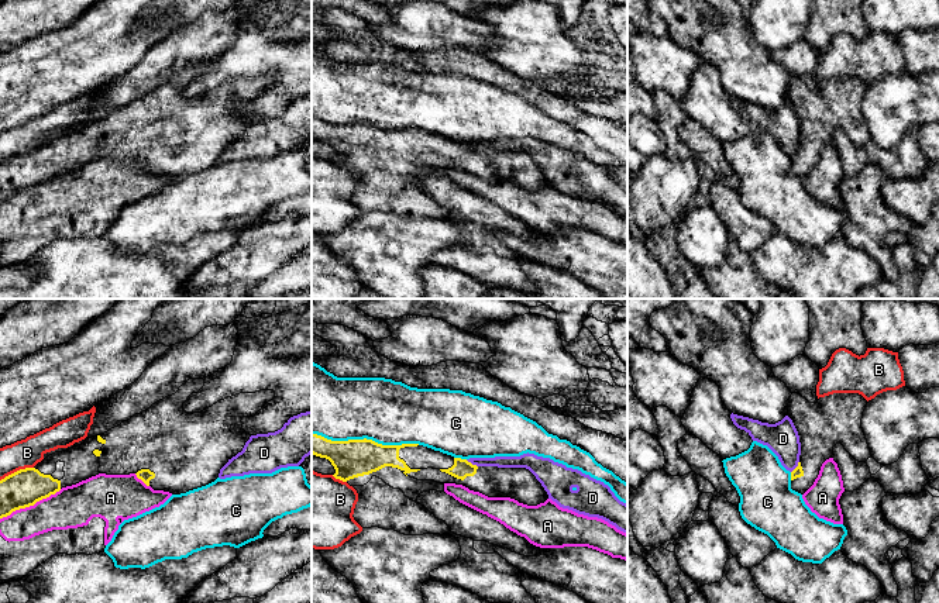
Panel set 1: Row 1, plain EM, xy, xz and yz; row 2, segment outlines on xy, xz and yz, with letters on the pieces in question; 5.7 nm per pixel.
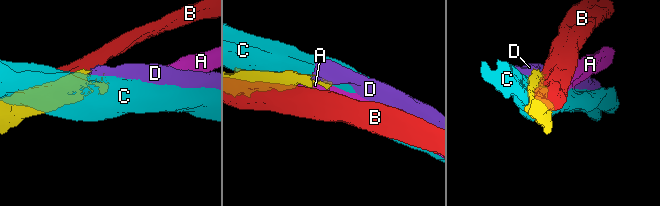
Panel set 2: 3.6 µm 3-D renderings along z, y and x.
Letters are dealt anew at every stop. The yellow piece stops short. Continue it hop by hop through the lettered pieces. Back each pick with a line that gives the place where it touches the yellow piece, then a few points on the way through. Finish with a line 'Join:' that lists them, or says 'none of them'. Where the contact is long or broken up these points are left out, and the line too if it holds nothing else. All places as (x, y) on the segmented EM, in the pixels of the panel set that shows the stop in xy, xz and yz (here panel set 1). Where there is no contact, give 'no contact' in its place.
Join: none of them

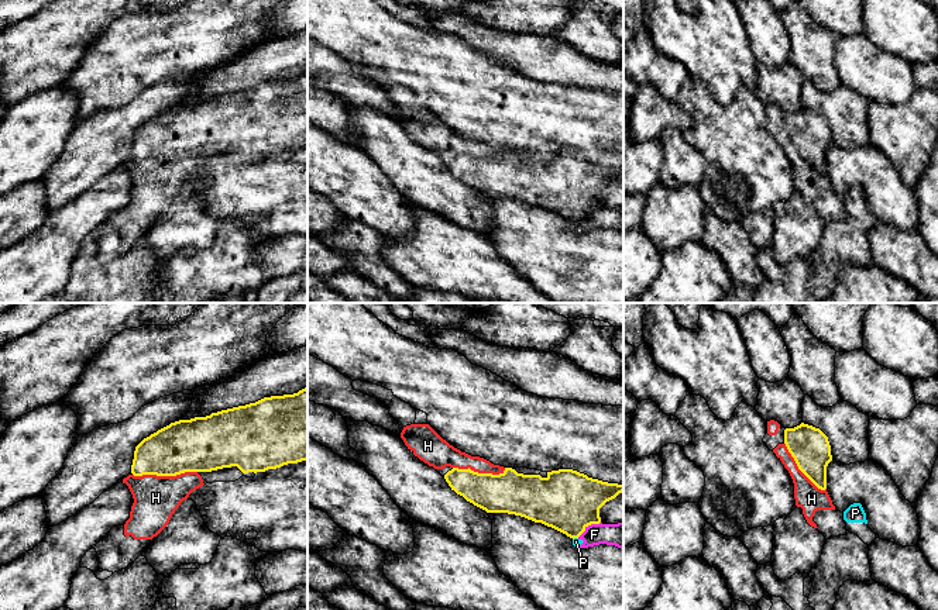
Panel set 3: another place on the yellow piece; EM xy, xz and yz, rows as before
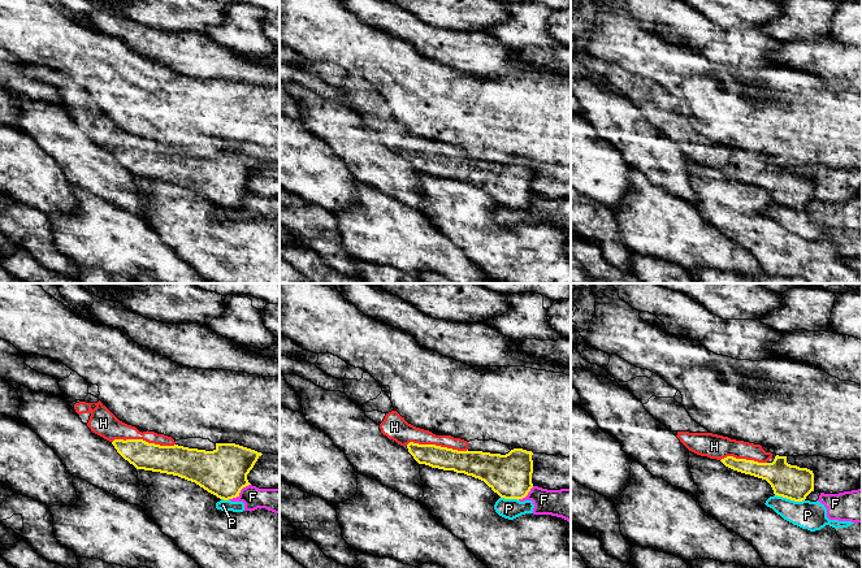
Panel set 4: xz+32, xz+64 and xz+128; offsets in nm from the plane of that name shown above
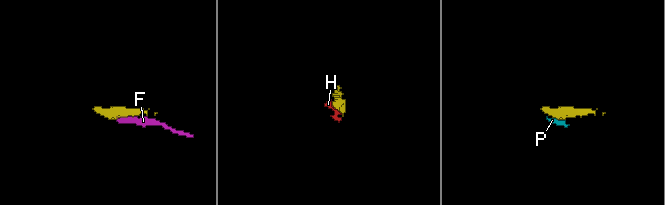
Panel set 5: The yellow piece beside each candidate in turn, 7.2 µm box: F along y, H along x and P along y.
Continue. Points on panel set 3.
H: meets yellow in xy at (164, 475)
Join: H

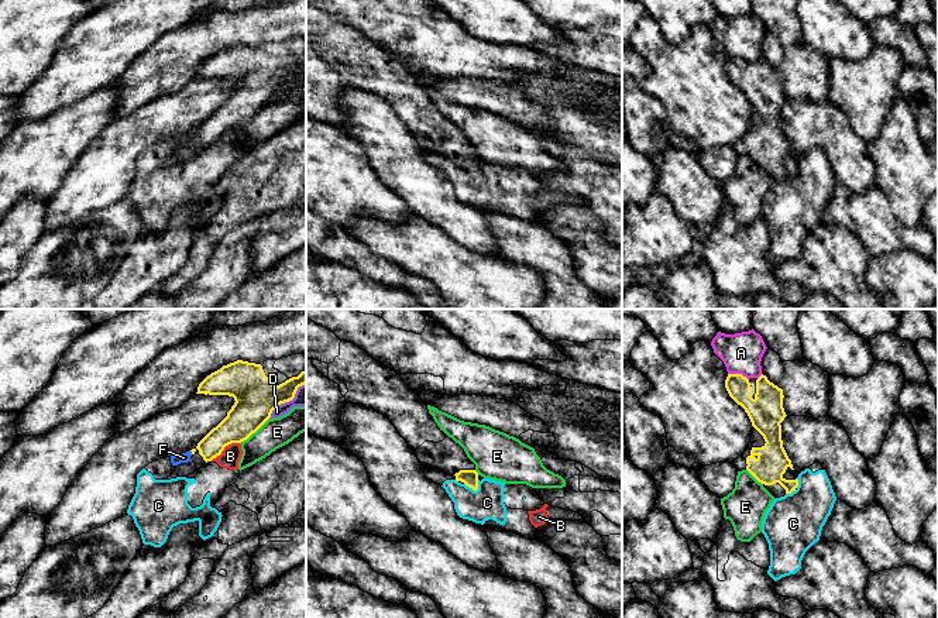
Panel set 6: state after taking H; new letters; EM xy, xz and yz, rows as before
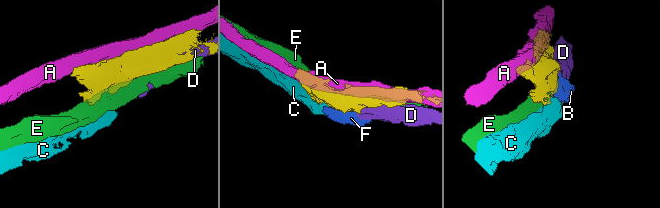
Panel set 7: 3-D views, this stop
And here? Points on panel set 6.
Join: none of them

